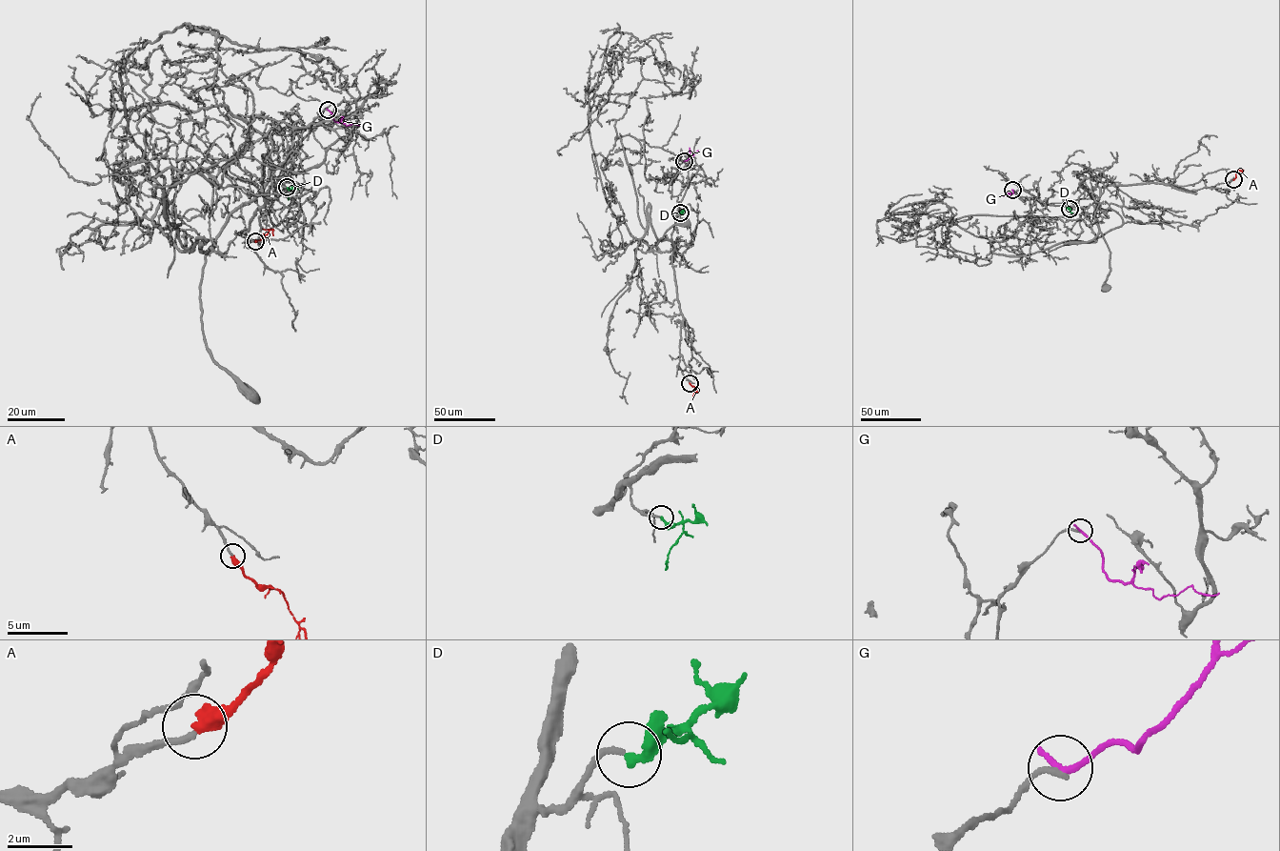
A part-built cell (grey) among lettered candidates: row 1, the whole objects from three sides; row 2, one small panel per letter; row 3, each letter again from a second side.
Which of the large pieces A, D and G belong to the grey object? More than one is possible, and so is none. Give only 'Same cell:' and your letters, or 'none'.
Same cell: A, D

